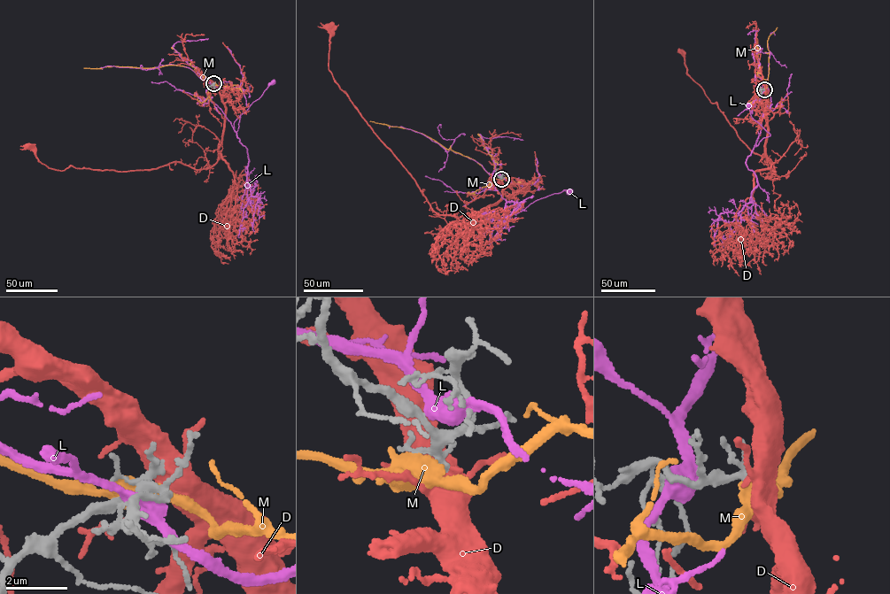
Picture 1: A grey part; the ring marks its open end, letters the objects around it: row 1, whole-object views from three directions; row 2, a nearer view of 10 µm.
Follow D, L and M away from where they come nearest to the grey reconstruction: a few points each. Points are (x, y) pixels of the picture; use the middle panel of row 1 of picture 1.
D: (501, 179), (500, 199), (468, 222), (437, 214), (415, 180), (334, 79), (328, 67), (332, 33), (328, 26)
L: (500, 177), (492, 175), (485, 189), (496, 190), (513, 212), (549, 196), (569, 191)
M: (500, 179), (493, 178), (475, 160), (445, 149), (423, 134), (369, 121)

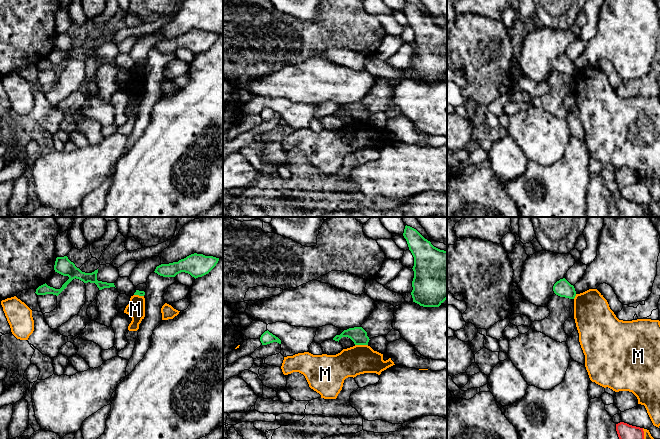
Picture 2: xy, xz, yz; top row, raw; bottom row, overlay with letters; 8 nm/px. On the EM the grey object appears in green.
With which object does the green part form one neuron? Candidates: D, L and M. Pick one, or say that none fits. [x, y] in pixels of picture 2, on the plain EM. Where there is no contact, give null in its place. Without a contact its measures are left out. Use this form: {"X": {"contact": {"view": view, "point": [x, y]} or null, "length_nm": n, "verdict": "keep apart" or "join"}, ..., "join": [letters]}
{"D": {"contact": null, "verdict": "join"}, "L": {"contact": null, "verdict": "keep apart"}, "M": {"contact": {"view": "xz", "point": [361, 120]}, "length_nm": 100, "verdict": "keep apart"}, "join": ["D"]}

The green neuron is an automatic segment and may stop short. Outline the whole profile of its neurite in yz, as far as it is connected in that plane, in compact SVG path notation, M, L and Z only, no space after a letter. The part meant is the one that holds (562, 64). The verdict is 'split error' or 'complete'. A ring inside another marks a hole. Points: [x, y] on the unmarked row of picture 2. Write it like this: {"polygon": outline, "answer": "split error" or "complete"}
{"polygon": "M565 54L557 57L553 62L553 67L560 73L574 75L576 67L573 61L571 61Z", "answer": "complete"}

